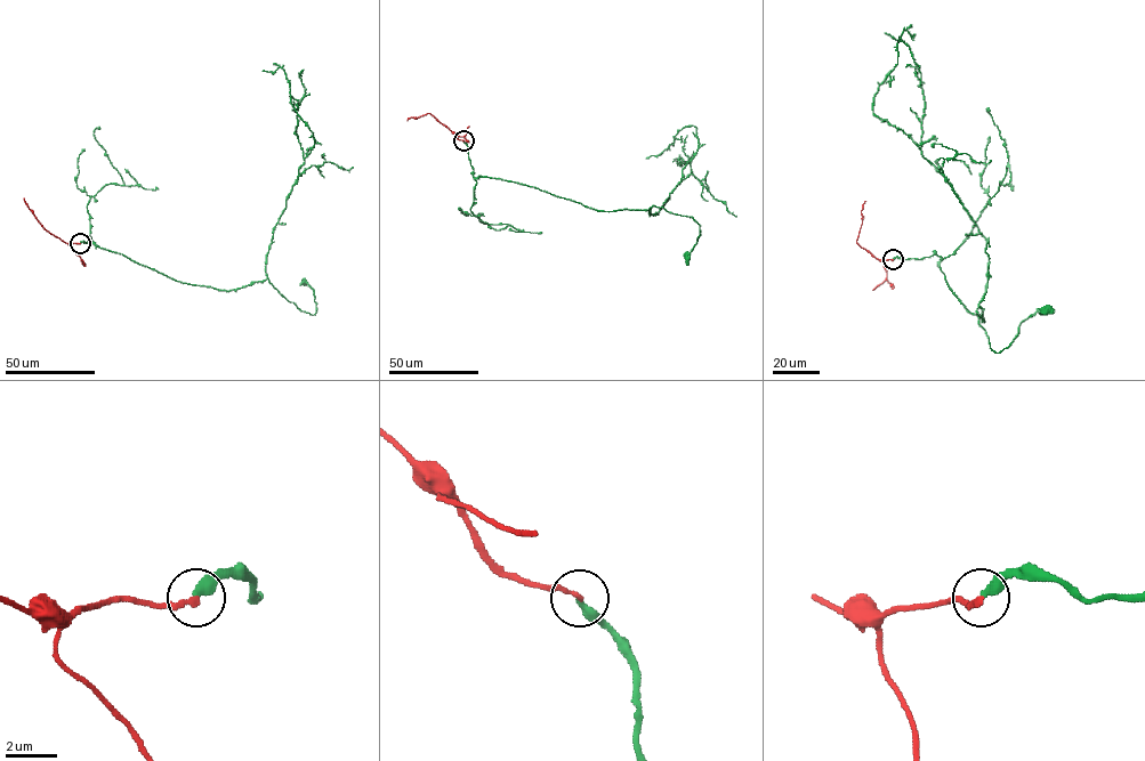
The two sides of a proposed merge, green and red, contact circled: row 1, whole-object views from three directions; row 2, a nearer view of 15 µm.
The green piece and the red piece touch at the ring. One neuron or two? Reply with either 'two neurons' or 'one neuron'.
one neuron

